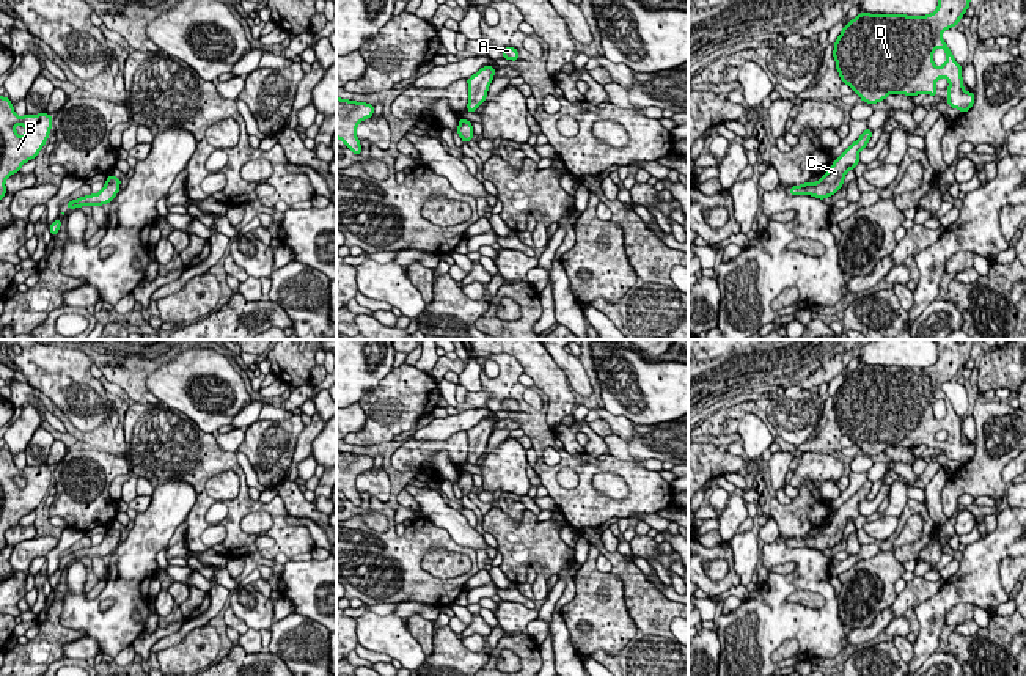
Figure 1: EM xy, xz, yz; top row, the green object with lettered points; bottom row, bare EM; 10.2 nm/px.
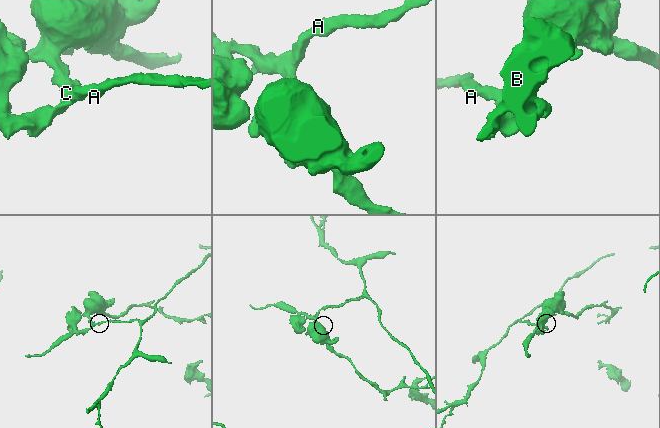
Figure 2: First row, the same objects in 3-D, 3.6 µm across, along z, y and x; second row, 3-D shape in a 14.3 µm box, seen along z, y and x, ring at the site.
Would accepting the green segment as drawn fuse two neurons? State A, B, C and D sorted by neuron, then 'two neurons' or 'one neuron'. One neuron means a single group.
A B C D; one neuron

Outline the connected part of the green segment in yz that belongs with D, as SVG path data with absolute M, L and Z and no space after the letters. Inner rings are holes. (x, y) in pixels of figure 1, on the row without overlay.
M933 340L938 344L938 362L927 368L905 368L905 366L869 366L861 365L853 373L847 374L837 393L833 396L833 409L841 432L847 435L859 451L867 456L885 453L888 446L918 448L921 445L935 448L938 442L935 434L941 429L949 432L947 457L958 461L962 465L968 464L974 456L974 445L963 442L962 421L941 385L958 377L962 368L969 360L973 340ZM943 399L946 404L946 415L938 420L933 415L933 402Z

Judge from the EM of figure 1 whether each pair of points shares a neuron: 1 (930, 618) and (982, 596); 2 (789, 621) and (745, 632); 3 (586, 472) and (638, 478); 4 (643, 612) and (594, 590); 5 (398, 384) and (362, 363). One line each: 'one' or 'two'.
1: one
2: one
3: one
4: two
5: two

